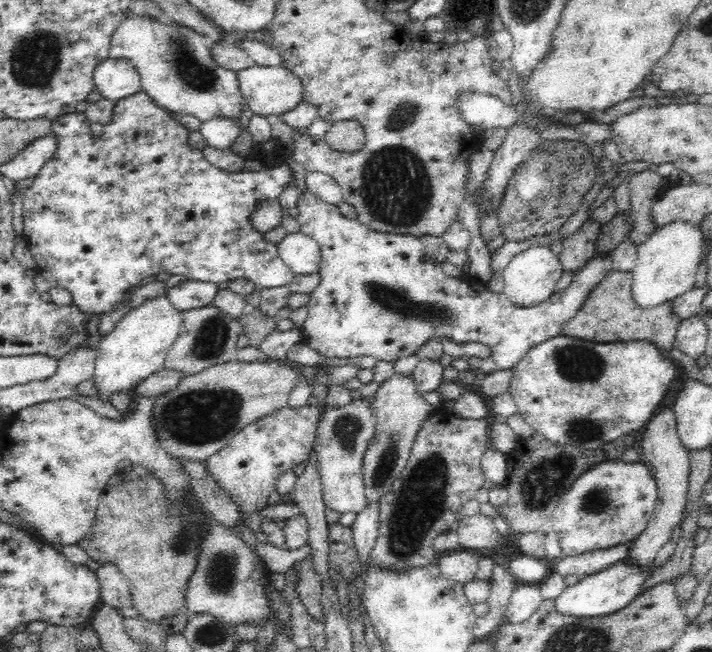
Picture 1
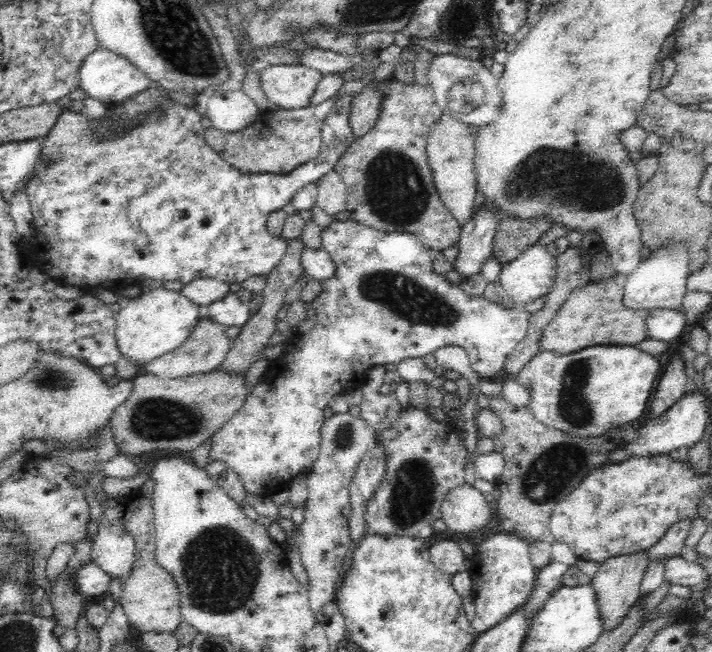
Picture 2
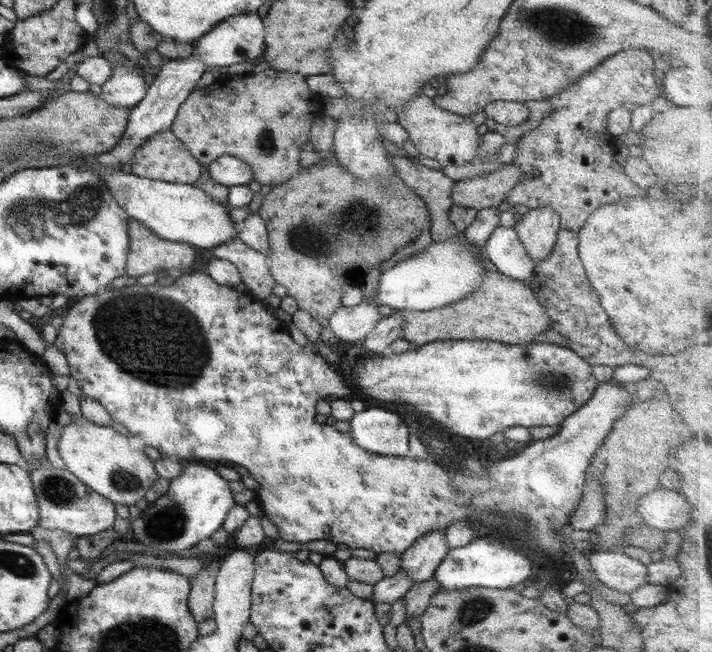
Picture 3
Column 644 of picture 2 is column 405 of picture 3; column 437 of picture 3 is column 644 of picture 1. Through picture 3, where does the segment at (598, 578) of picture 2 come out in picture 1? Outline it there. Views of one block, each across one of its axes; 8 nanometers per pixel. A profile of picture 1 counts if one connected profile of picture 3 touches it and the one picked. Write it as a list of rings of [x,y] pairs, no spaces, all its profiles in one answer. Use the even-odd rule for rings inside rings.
[[[663,406],[658,414],[652,417],[646,425],[642,438],[642,455],[641,462],[646,466],[653,466],[656,469],[655,480],[659,490],[656,509],[654,510],[652,519],[648,524],[645,532],[633,541],[629,546],[629,551],[624,558],[634,566],[648,568],[653,566],[653,560],[656,558],[657,552],[670,541],[672,533],[676,526],[681,527],[683,522],[683,514],[687,504],[687,489],[689,475],[691,472],[690,454],[684,449],[682,441],[677,433],[676,419],[674,411],[668,406]]]

